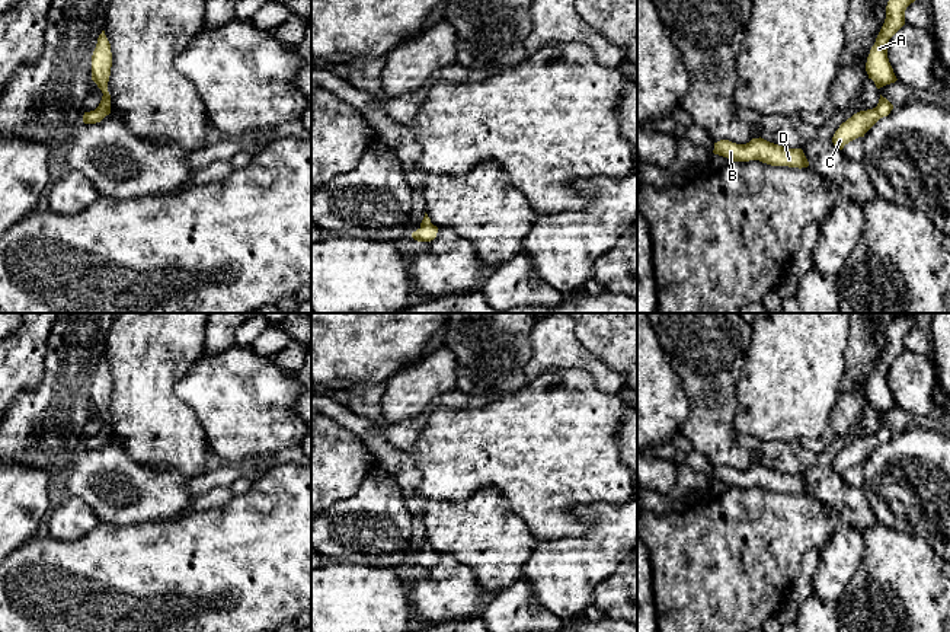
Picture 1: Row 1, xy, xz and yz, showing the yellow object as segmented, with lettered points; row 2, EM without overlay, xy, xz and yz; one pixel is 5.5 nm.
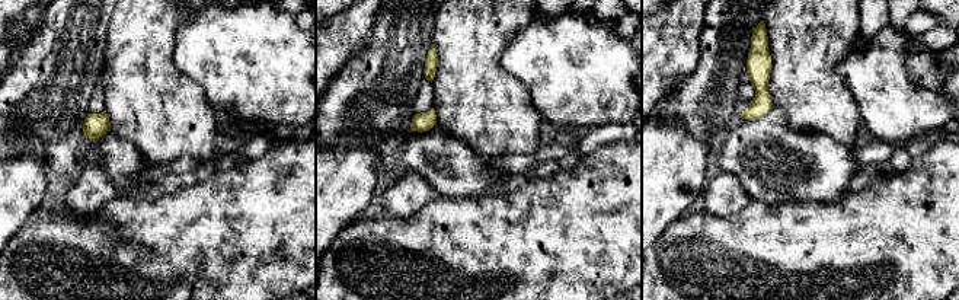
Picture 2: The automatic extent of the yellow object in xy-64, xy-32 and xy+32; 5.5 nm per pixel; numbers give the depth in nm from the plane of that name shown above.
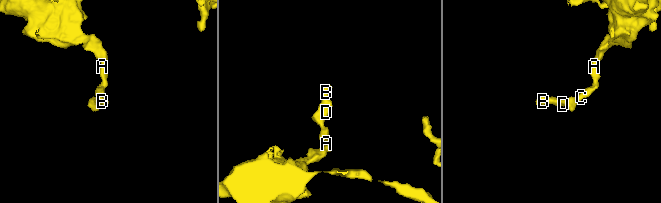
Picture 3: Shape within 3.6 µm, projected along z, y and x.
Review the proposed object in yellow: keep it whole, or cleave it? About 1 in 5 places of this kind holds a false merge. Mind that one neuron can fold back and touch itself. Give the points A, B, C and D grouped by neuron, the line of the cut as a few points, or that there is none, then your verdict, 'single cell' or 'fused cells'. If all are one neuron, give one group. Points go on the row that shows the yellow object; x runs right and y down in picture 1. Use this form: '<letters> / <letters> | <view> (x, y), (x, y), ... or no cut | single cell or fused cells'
A B C D | no cut | single cell

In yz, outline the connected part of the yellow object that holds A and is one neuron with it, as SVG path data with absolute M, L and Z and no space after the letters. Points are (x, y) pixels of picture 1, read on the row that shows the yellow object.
M889 0L886 19L870 50L866 71L877 89L895 83L898 79L887 58L889 39L905 25L905 10L915 0Z

